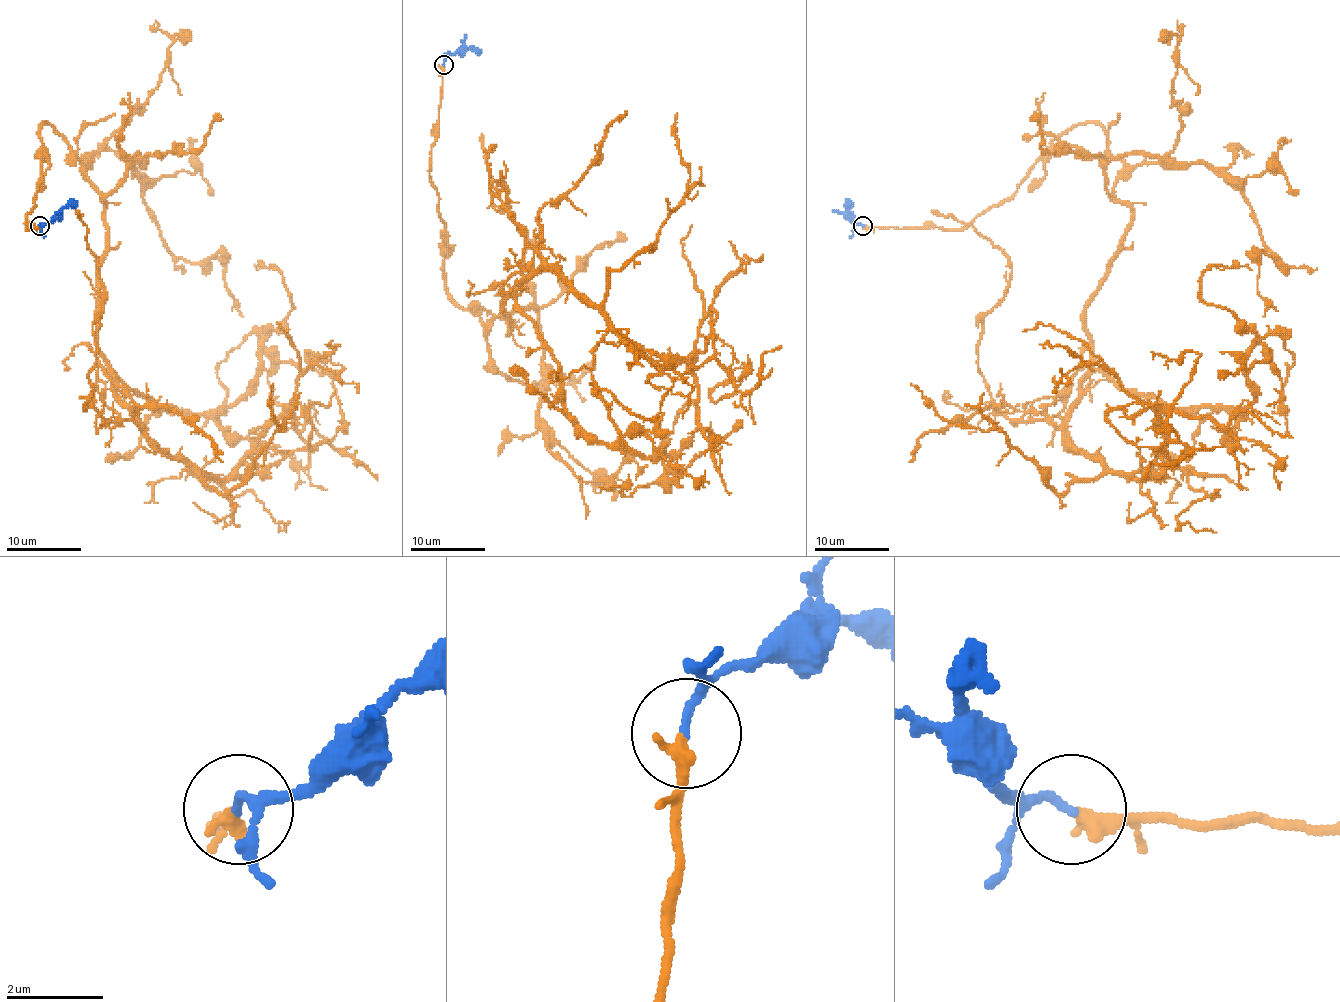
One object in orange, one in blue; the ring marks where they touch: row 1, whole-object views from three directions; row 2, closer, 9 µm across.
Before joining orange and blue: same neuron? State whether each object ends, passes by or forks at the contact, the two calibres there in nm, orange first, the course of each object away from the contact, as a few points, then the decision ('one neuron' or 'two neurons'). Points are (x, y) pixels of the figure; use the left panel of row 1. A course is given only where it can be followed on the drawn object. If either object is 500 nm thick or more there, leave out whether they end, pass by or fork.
orange ends there; blue ends there; 320 nm thick on the orange side, 170 nm on the other; orange runs (38, 225), (47, 122), (103, 201), (113, 392), (194, 471), (330, 439), (306, 351), (330, 359); blue runs (40, 225), (77, 201); one neuron

